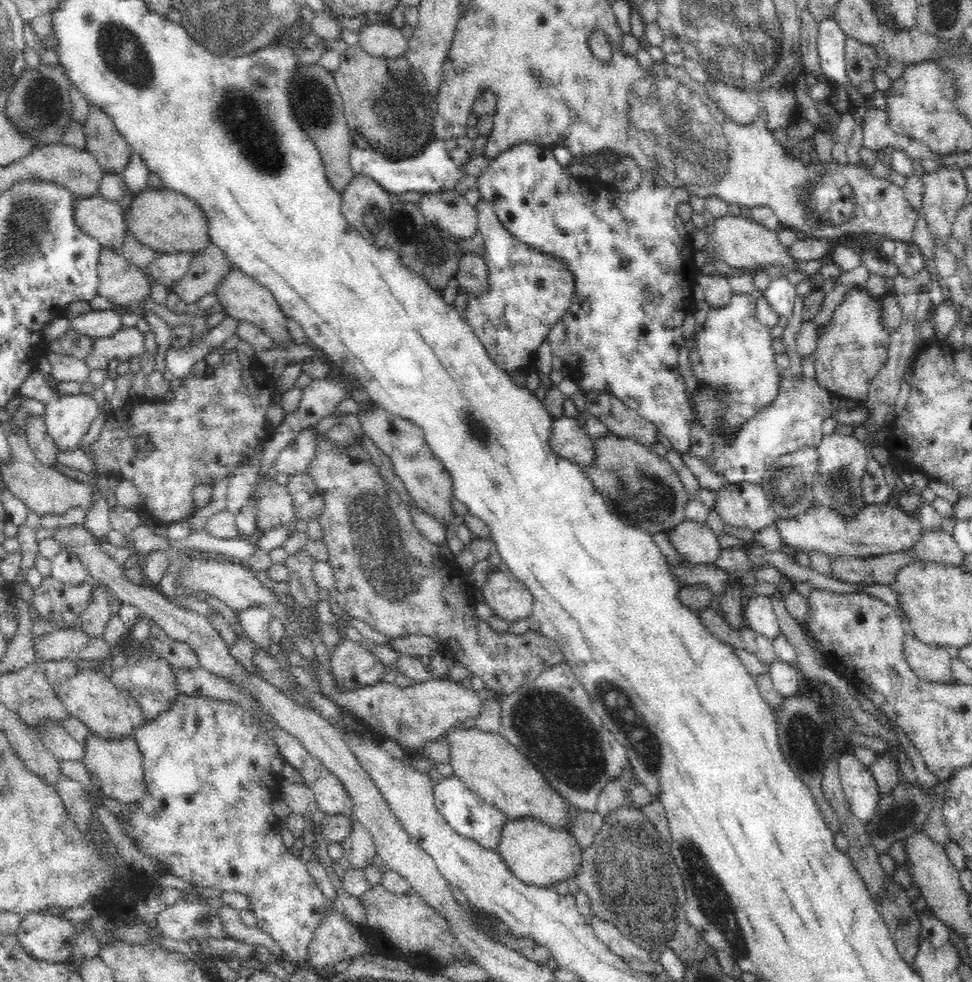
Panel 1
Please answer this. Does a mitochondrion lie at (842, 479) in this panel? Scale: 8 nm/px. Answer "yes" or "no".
yes

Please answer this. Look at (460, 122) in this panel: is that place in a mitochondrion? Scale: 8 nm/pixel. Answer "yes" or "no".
no

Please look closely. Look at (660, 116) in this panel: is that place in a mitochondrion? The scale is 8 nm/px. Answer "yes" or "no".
yes

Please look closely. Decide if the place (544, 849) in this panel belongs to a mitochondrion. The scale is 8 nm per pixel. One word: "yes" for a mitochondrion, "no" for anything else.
no

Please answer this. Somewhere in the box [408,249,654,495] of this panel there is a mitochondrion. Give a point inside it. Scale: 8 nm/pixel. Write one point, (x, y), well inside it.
(478, 431)

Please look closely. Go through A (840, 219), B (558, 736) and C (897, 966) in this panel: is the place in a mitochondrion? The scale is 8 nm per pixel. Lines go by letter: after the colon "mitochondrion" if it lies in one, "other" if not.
A: mitochondrion
B: mitochondrion
C: other

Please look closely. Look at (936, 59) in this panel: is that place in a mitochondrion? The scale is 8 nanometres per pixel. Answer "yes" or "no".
no

